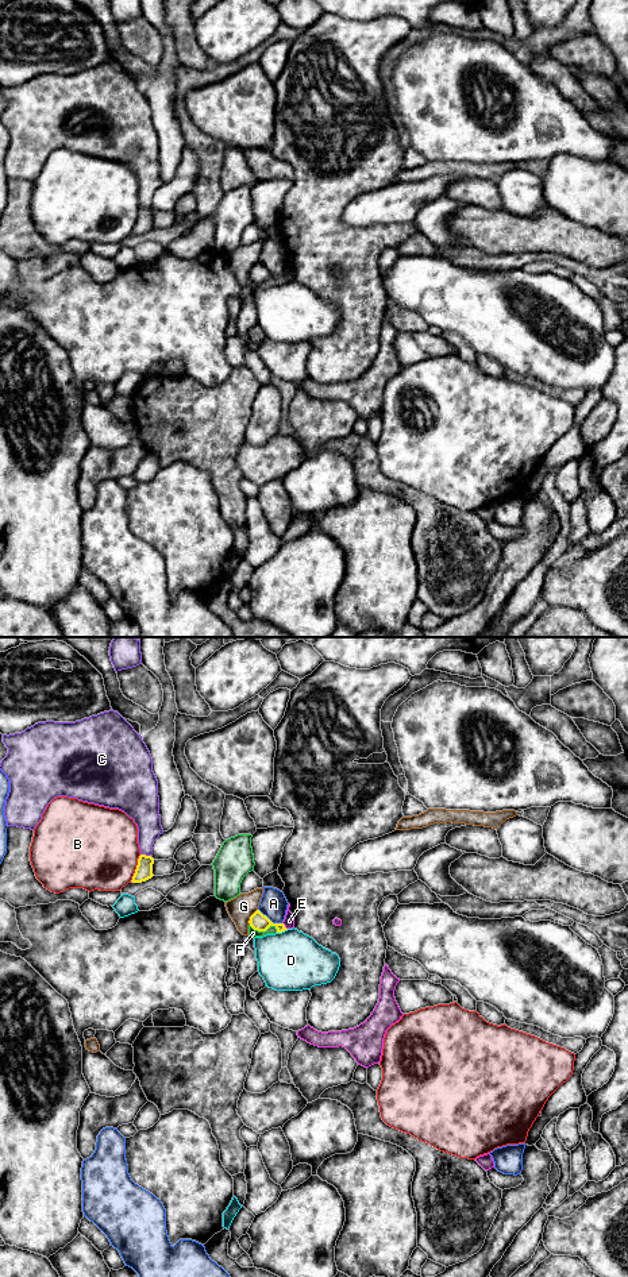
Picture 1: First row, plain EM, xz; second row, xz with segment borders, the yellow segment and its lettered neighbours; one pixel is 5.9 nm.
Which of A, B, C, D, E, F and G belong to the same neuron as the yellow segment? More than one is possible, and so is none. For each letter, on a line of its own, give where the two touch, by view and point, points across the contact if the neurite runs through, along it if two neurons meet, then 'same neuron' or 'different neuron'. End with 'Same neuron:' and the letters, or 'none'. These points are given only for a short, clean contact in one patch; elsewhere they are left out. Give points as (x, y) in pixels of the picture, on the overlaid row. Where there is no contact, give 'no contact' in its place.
A: meets yellow in xz at (269, 919); different neuron
B: meets yellow in xz at (137, 868); different neuron
C: meets yellow in xz at (145, 855); different neuron
D: meets yellow in xz at (282, 930); different neuron
E: meets yellow in xz at (284, 926); border along xz (282, 922), (286, 929); different neuron
F: meets yellow in xz at (264, 930); different neuron
G: meets yellow in xz at (250, 917); border along xz (257, 909), (250, 917), (249, 924); different neuron
Same neuron: none

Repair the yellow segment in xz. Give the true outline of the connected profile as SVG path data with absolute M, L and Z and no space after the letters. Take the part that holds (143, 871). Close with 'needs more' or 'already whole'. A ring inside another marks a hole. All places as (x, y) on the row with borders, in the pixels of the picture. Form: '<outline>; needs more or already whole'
M140 854L138 859L138 865L132 876L132 883L142 883L151 879L154 859L151 856Z; already whole

